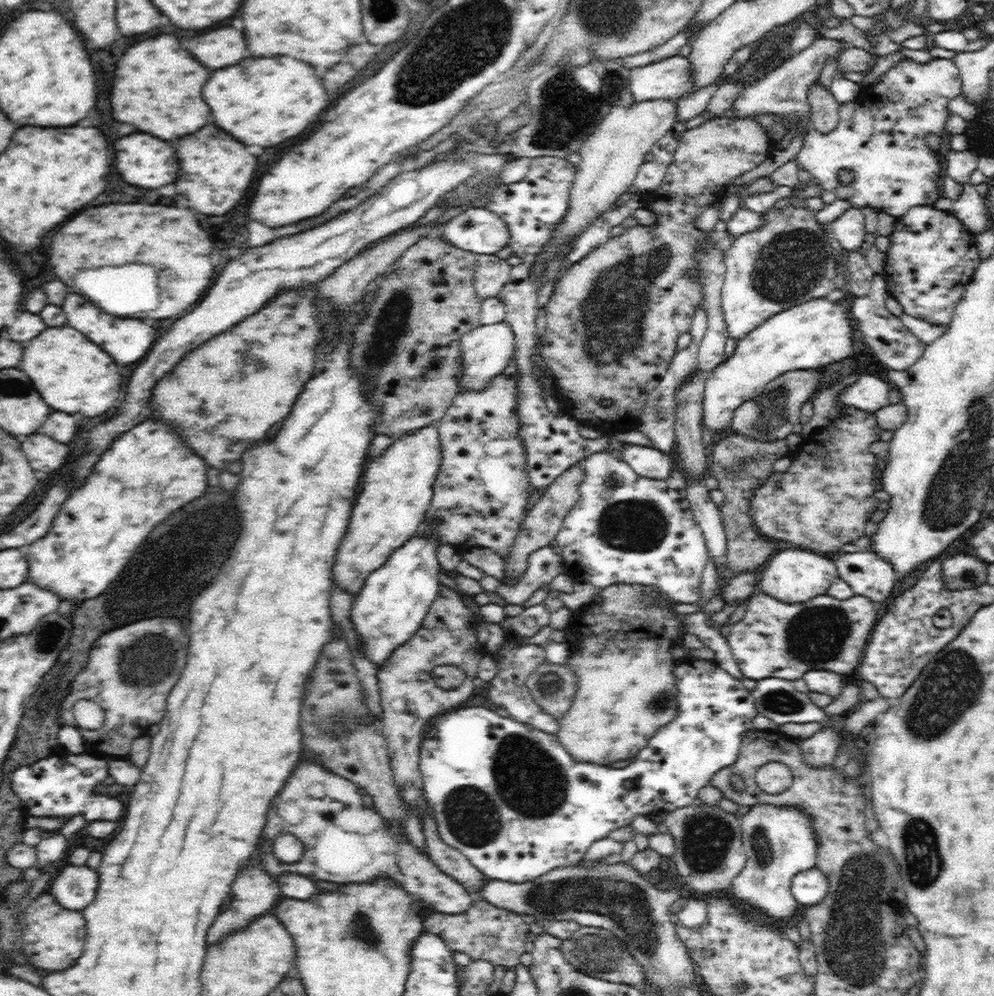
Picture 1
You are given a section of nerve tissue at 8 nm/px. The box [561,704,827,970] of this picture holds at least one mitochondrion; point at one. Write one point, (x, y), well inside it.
(706, 838)

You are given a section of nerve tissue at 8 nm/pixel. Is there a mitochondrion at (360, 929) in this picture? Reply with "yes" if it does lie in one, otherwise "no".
yes

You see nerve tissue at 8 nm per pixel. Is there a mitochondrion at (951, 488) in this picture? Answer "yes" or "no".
yes

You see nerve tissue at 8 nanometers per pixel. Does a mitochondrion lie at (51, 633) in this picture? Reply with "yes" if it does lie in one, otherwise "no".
yes

